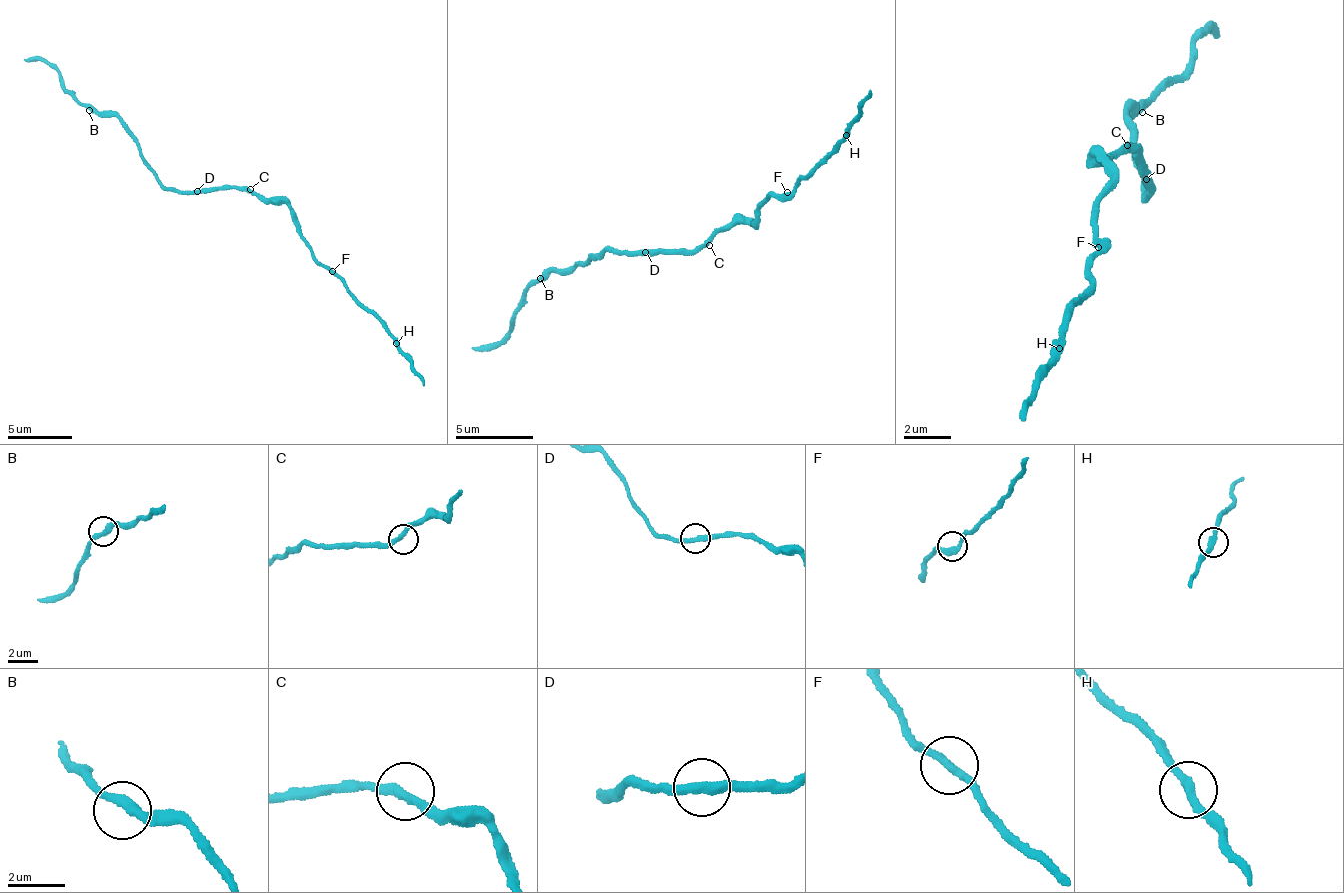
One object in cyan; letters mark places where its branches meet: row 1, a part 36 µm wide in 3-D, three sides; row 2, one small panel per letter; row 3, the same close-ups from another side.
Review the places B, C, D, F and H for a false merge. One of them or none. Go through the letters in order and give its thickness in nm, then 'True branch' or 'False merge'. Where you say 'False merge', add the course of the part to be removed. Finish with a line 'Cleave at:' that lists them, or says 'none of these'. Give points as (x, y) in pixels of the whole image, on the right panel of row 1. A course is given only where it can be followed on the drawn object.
B: Thickness 320 nm. True branch
C: Thickness 280 nm. True branch
D: Thickness 340 nm. True branch
F: Thickness 320 nm. True branch
H: Thickness 320 nm. True branch
Cleave at: none of these

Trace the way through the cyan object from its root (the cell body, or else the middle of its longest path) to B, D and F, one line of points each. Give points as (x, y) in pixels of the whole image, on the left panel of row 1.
B: (247, 191), (235, 188), (171, 191), (140, 153), (137, 139), (120, 121), (113, 116), (97, 117), (89, 110)
D: (247, 191), (235, 188), (197, 191)
F: (247, 191), (253, 191), (267, 199), (277, 198), (291, 211), (300, 239), (309, 253), (332, 271)

